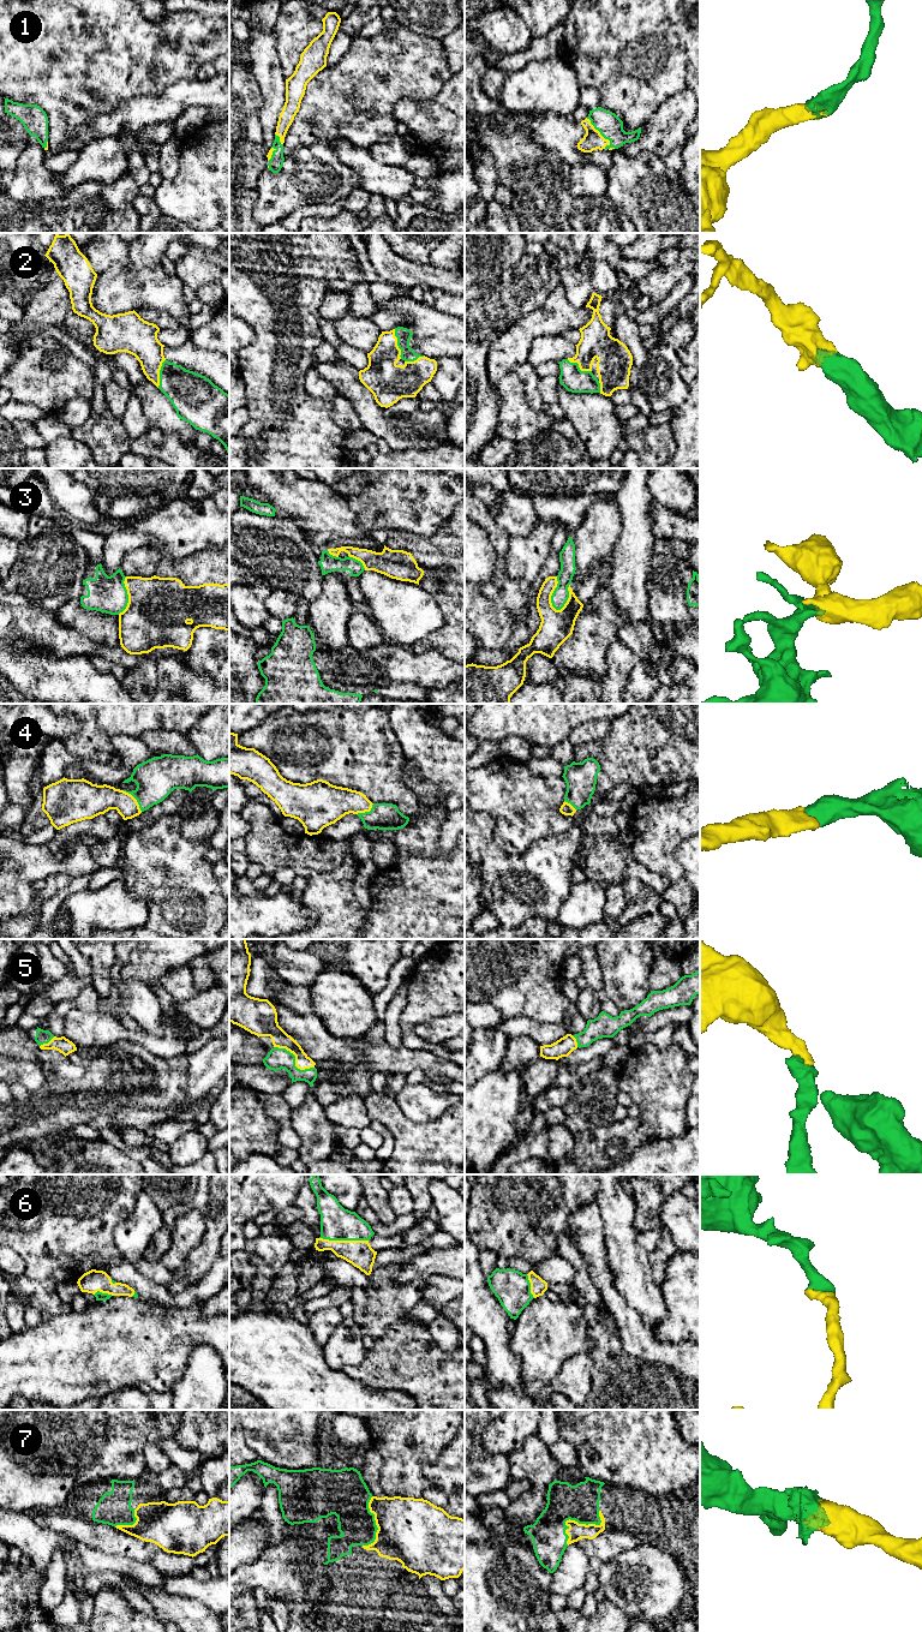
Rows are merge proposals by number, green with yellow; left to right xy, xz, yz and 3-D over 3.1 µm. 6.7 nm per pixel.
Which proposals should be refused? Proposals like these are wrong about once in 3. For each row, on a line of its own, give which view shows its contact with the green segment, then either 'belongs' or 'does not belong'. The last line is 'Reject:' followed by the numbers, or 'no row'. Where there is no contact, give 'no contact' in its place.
1: meets green in yz; belongs
2: meets green in xz; belongs
3: meets green in yz; does not belong
4: meets green in xy; belongs
5: meets green in xz; belongs
6: meets green in xz; belongs
7: meets green in yz; belongs
Reject: 3

